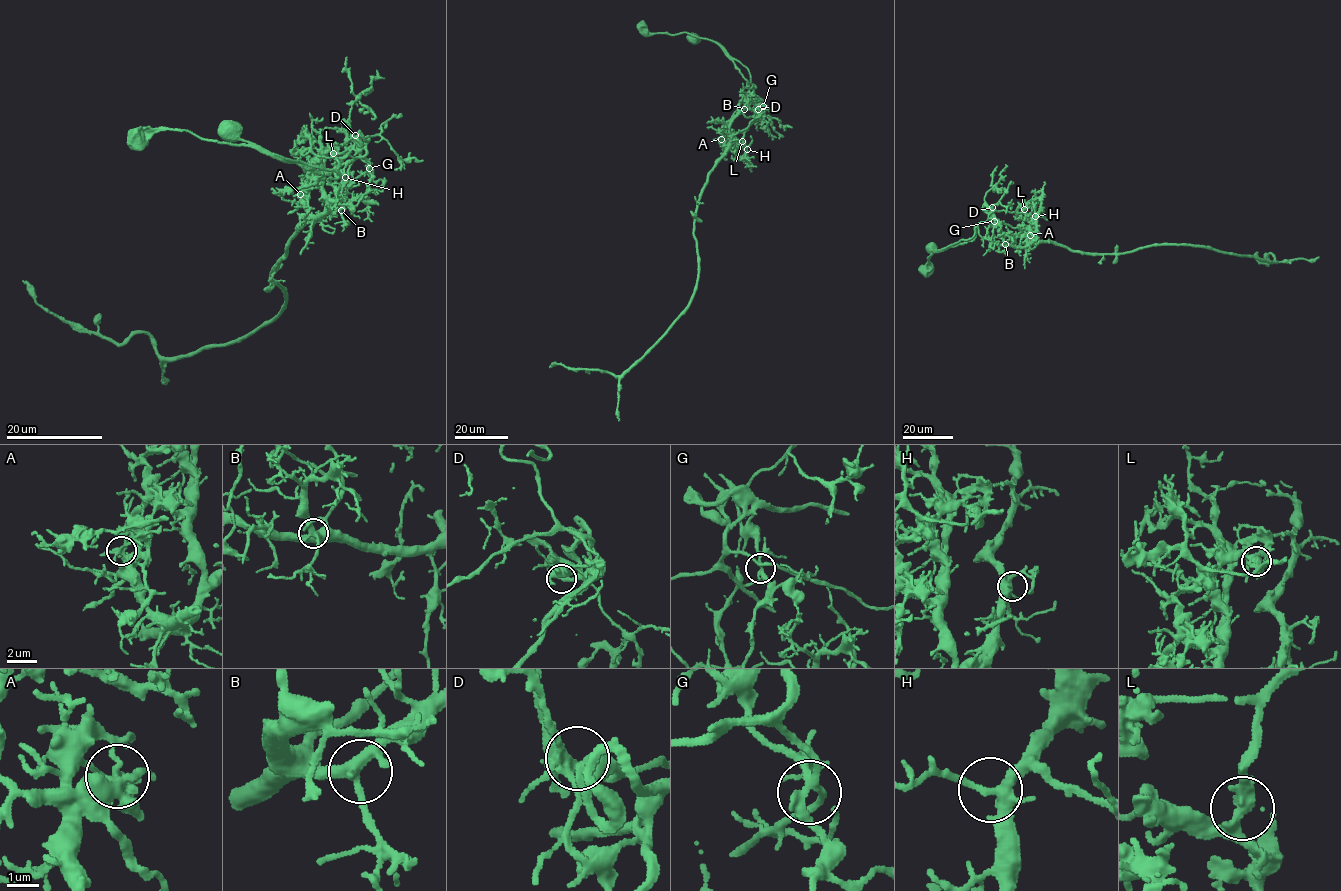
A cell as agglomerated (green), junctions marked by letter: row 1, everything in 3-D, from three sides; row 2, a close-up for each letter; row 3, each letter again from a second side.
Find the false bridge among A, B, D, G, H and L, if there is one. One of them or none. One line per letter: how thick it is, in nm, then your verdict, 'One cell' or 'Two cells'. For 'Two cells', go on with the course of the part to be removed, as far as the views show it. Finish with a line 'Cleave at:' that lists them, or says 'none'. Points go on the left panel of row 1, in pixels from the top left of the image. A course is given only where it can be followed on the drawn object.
A: Thickness 280 nm. Two cells. Course of the part to remove: (300, 195), (354, 159), (336, 159), (335, 178), (250, 145), (182, 129), (149, 128), (129, 145)
B: Thickness 340 nm. One cell
D: Thickness 360 nm. One cell
G: Thickness 260 nm. One cell
H: Thickness 380 nm. One cell
L: Thickness 300 nm. One cell
Cleave at: A

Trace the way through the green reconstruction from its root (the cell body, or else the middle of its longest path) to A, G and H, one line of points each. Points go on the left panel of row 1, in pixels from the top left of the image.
A: (227, 129), (277, 158), (336, 179), (336, 159), (354, 157), (304, 186), (307, 196), (300, 195)
G: (227, 129), (277, 158), (336, 179), (339, 175), (336, 159), (348, 155), (366, 158), (369, 168)
H: (227, 129), (271, 153), (336, 171), (343, 177), (345, 166), (352, 162), (336, 201), (316, 219), (345, 177)

